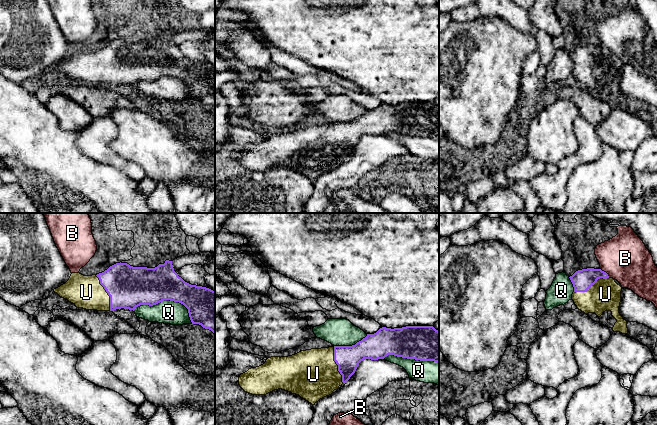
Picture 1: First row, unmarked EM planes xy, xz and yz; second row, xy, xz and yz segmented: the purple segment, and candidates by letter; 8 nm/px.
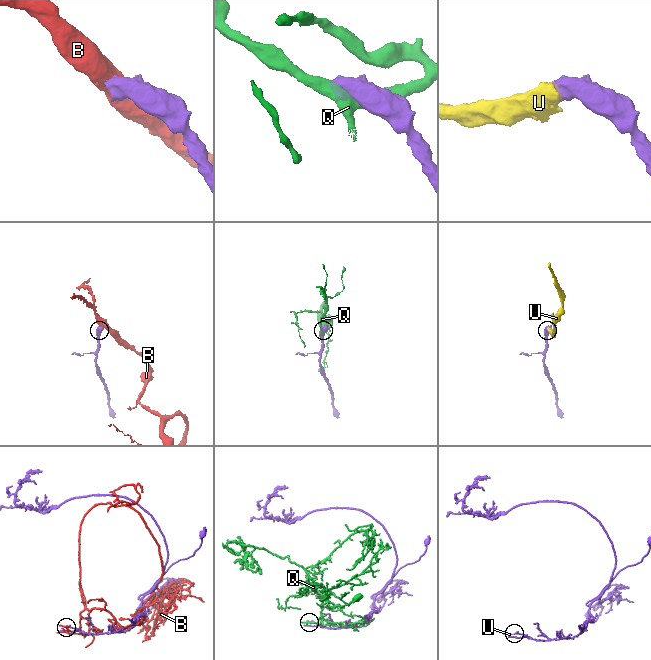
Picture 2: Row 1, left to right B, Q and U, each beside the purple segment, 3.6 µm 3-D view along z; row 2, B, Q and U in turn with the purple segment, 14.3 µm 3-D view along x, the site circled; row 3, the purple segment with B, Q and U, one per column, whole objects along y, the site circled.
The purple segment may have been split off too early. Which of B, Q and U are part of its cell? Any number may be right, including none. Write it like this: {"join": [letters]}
{"join": ["U"]}

